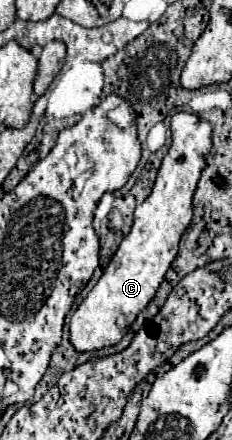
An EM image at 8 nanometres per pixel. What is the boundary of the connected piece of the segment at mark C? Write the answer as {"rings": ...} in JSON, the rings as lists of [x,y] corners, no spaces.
{"rings":[[[176,113],[170,121],[170,131],[172,145],[162,159],[150,197],[136,207],[130,233],[122,239],[104,275],[70,319],[70,343],[80,353],[110,347],[122,341],[126,331],[118,329],[116,319],[124,315],[126,321],[132,323],[154,299],[170,263],[178,255],[180,237],[192,221],[192,197],[200,171],[204,169],[206,157],[212,149],[212,127],[206,119],[194,113]]]}

